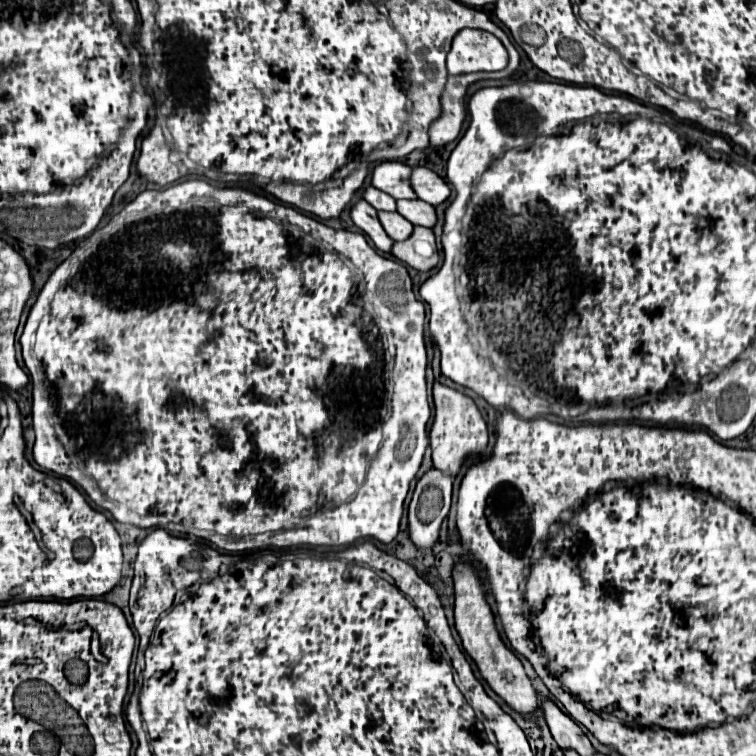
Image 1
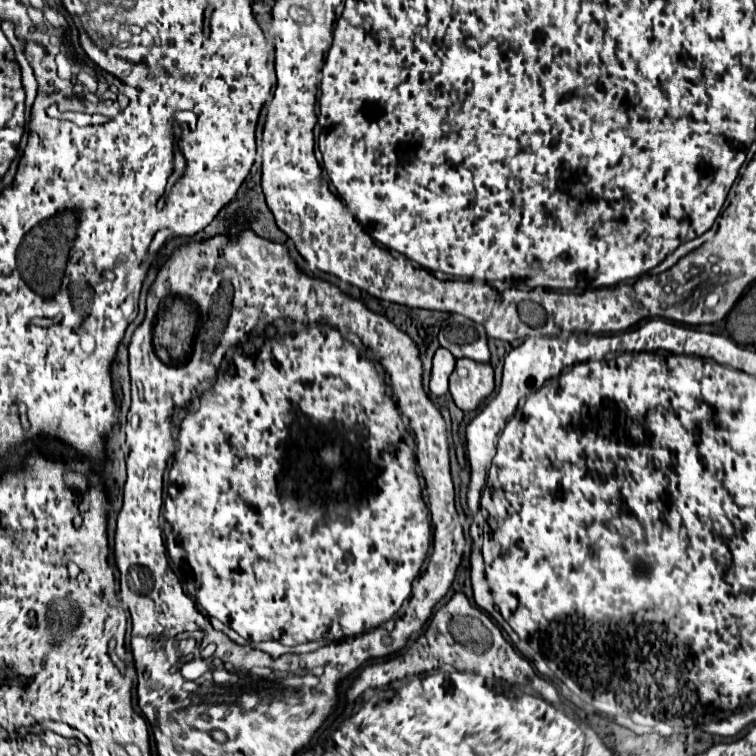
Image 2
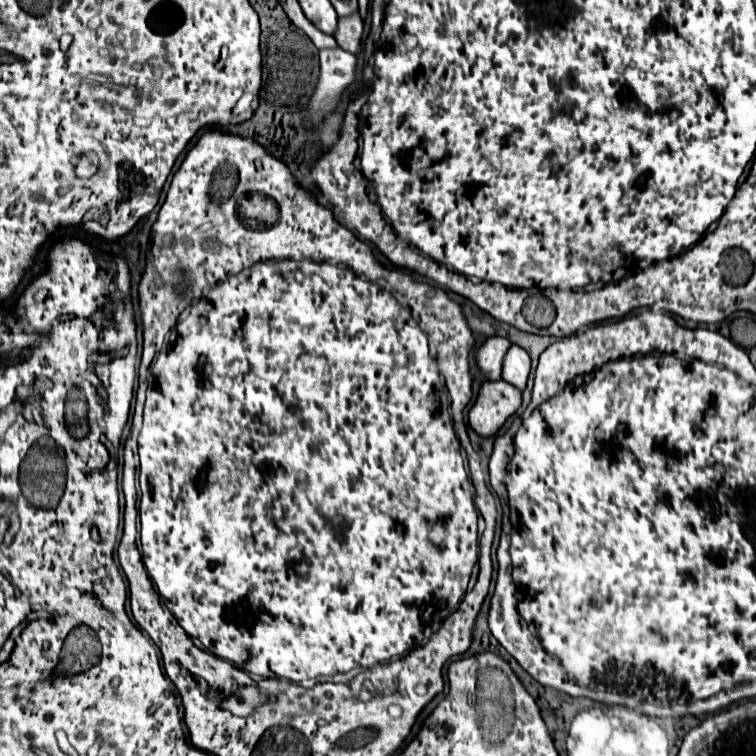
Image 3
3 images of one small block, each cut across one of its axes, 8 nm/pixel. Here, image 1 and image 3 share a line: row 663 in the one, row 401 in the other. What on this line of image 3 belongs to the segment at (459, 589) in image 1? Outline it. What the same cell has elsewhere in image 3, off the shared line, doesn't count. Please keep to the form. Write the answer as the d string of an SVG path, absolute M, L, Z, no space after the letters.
M496 380L480 386L478 398L468 412L468 424L480 436L494 436L498 428L512 416L522 402L522 394L516 386Z

